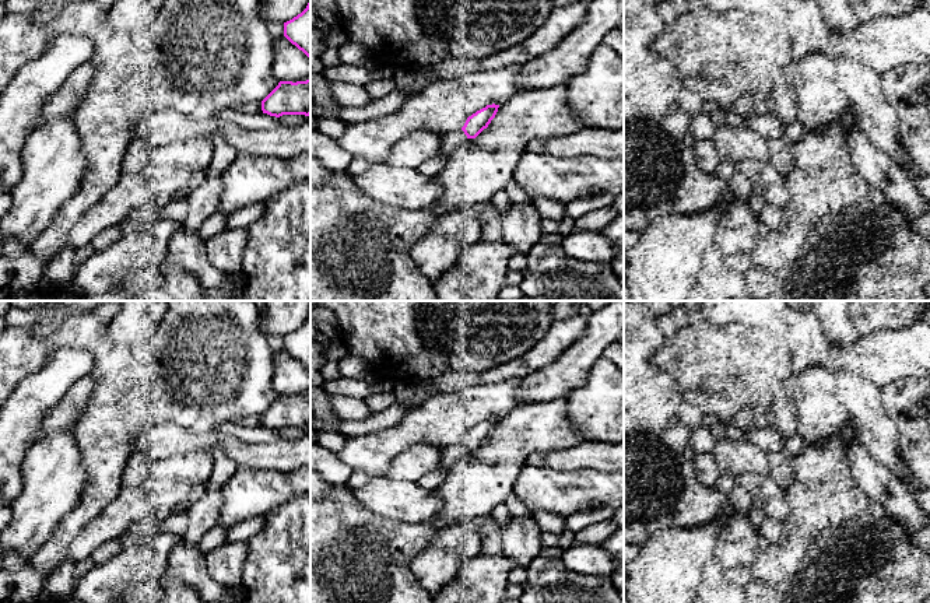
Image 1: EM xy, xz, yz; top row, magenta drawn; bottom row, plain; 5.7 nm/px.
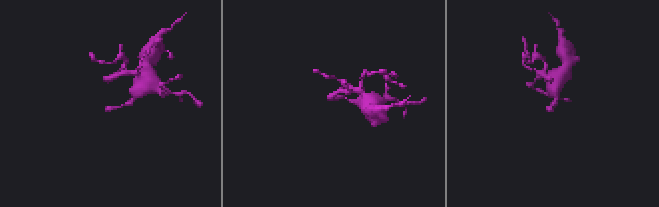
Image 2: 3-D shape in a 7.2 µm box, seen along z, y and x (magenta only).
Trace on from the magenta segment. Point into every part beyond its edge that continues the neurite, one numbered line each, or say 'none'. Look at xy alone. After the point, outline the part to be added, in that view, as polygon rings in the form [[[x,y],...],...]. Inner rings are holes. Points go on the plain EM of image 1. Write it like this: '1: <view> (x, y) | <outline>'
none

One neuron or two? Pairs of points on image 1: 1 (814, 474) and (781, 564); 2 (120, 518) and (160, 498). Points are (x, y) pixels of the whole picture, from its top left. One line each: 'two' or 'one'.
1: one
2: two

